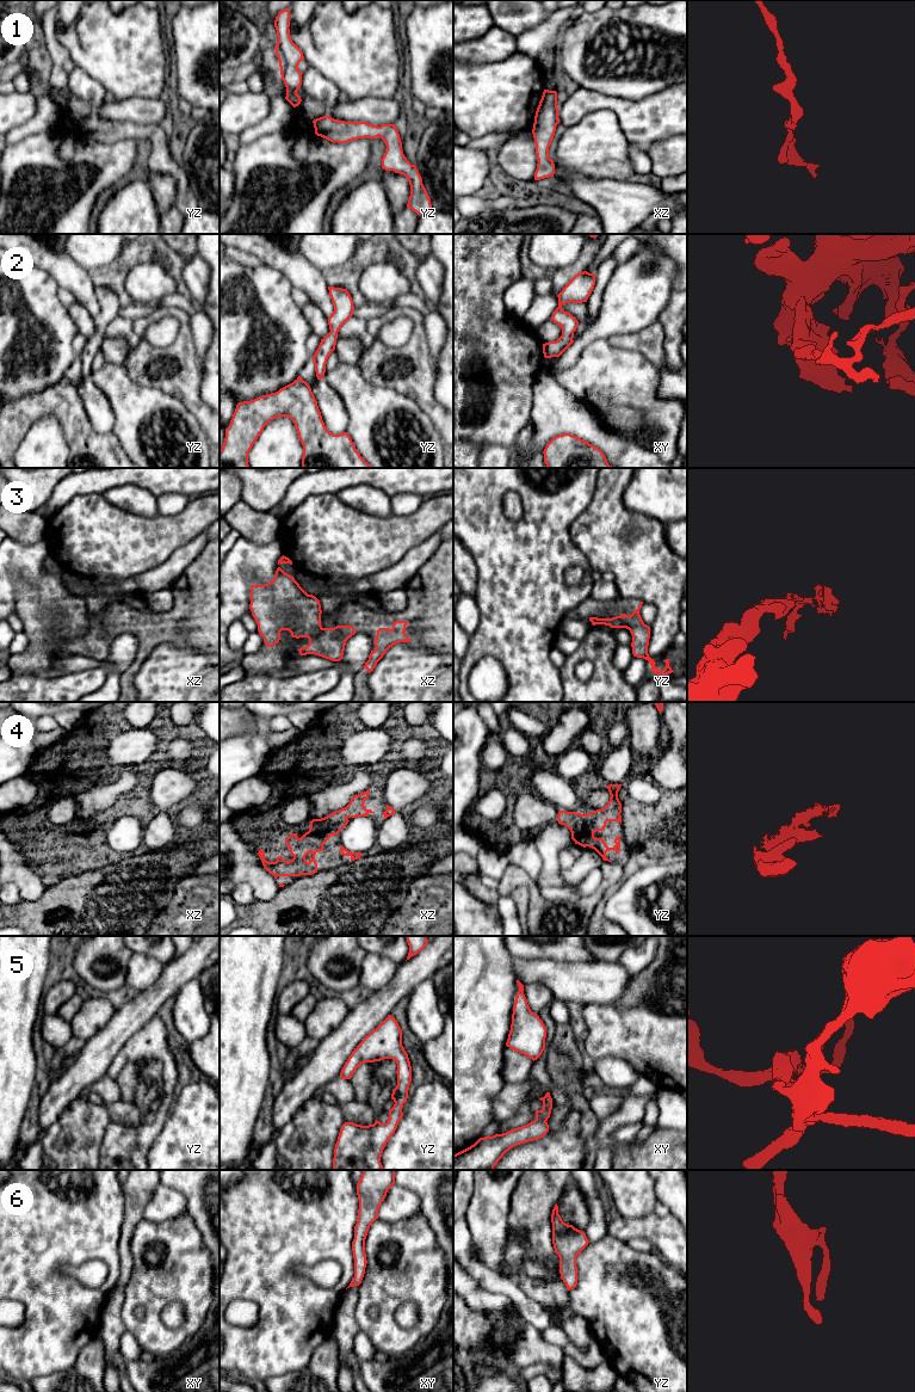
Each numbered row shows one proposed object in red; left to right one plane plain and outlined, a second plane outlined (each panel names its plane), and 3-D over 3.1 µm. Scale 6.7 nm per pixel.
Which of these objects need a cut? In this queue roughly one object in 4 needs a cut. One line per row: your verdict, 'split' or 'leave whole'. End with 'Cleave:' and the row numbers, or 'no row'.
1: leave whole
2: leave whole
3: split
4: leave whole
5: leave whole
6: leave whole
Cleave: 3

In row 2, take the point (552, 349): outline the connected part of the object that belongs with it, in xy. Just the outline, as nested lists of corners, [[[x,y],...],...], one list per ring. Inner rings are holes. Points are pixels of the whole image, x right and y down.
[[[583,271],[575,275],[557,295],[558,307],[550,320],[562,328],[562,335],[556,341],[543,344],[543,353],[545,358],[559,357],[574,343],[574,332],[579,326],[579,321],[570,313],[564,312],[562,306],[570,302],[587,302],[594,285],[595,275]]]

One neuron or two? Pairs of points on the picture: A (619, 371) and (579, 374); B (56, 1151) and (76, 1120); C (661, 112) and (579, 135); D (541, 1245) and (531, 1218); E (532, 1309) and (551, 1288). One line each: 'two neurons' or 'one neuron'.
A: one neuron
B: one neuron
C: two neurons
D: one neuron
E: two neurons

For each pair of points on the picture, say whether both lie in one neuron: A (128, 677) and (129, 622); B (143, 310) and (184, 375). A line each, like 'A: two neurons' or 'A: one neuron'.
A: one neuron
B: two neurons

